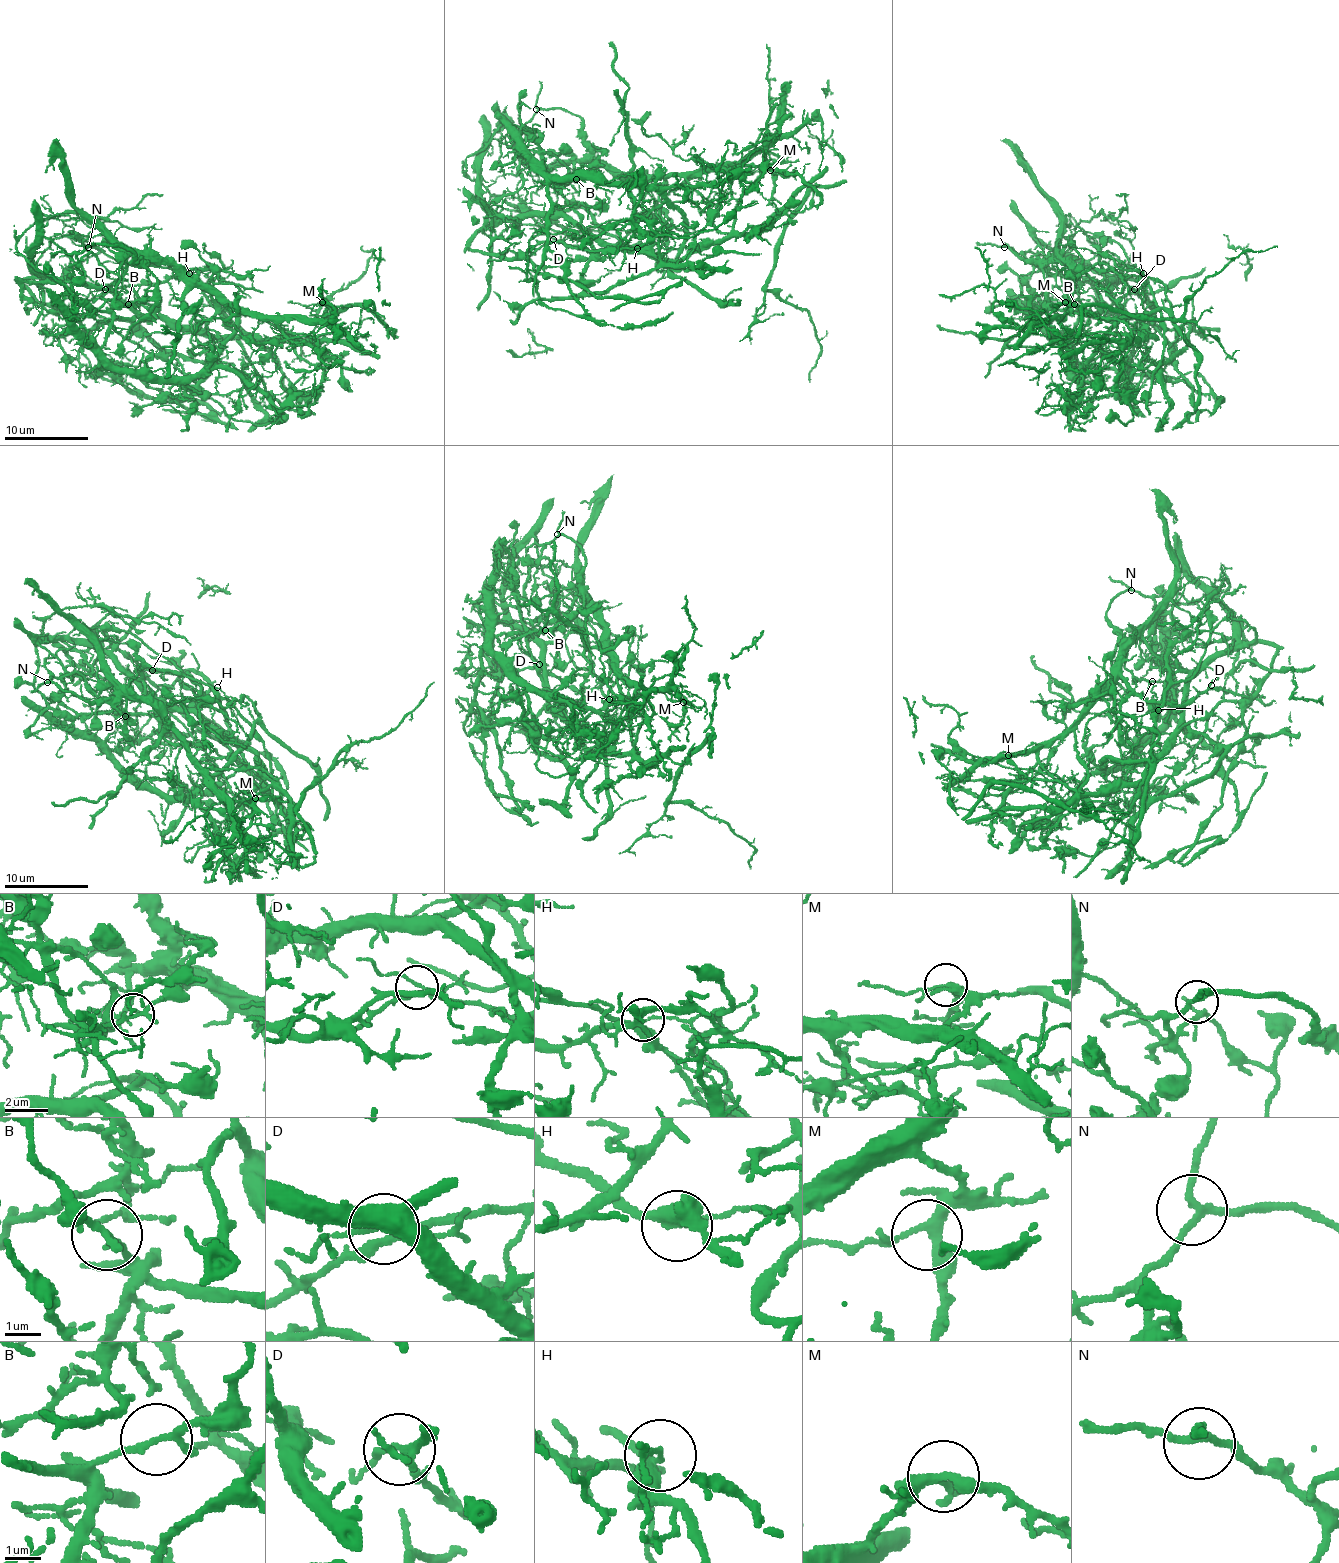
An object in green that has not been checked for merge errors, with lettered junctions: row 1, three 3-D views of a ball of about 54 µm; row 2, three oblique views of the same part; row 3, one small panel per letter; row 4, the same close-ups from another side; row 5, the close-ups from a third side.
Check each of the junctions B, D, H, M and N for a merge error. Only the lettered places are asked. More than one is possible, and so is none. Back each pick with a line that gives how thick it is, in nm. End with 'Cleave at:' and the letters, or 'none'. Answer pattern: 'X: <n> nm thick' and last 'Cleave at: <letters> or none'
B: 180 nm thick
H: 220 nm thick
Cleave at: B, H

